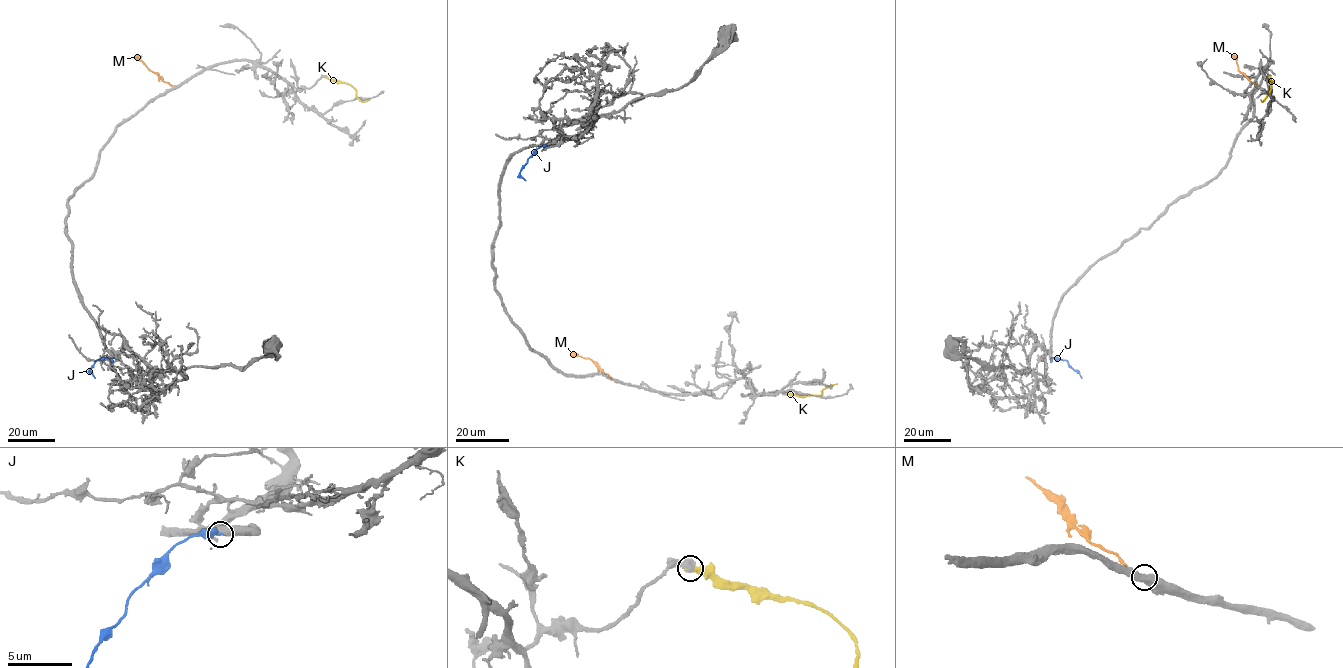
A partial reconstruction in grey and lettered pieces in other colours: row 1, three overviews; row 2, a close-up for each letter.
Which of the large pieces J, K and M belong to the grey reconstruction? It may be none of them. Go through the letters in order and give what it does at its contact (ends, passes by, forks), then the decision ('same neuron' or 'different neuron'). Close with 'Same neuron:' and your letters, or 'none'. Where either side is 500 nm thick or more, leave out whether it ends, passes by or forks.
J: different neuron
K: same neuron
M: it ends there; same neuron
Same neuron: K, M

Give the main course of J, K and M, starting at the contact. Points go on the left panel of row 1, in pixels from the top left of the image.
J: (113, 357), (102, 357), (94, 362), (89, 370), (95, 378)
K: (326, 77), (348, 83), (356, 91), (357, 98), (363, 102), (369, 99)
M: (172, 86), (135, 55)

